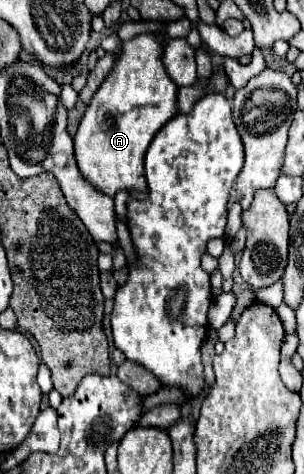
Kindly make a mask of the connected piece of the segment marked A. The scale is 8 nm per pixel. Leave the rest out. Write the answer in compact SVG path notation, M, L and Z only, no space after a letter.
M142 33L132 37L130 41L124 41L118 59L114 63L114 69L108 73L100 89L94 93L80 121L80 127L74 135L78 169L98 191L106 193L108 197L114 197L120 189L136 189L136 191L146 189L146 179L144 179L146 149L154 139L154 135L158 133L158 129L162 129L162 125L168 123L178 113L176 107L178 85L166 73L162 57L164 57L164 43L154 33Z

